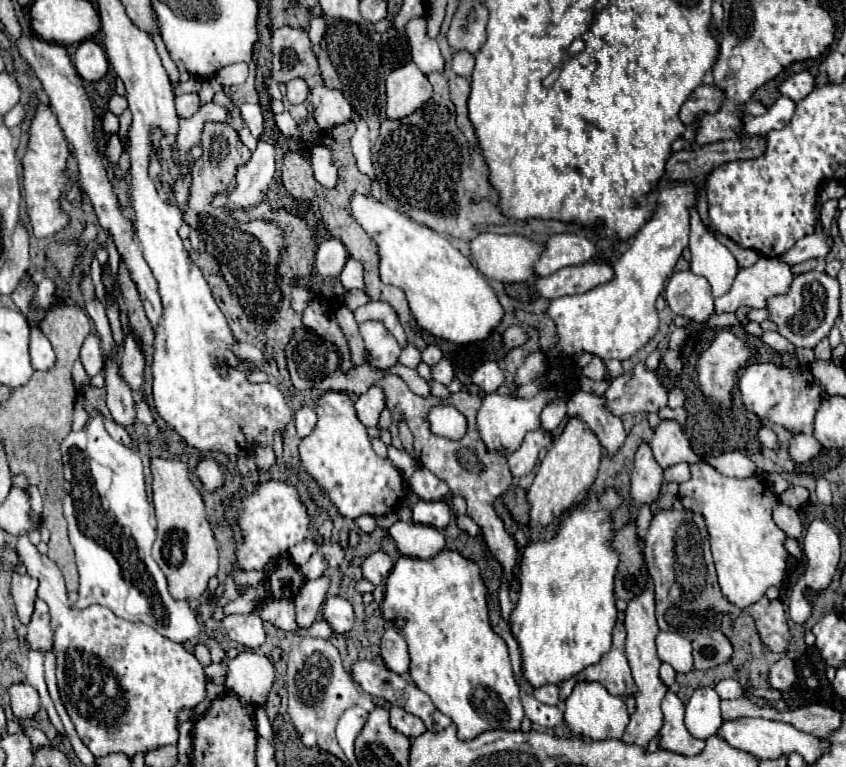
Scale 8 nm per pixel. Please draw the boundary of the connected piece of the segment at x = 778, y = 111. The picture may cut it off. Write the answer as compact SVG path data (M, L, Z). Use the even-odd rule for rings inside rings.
M778 98L762 116L752 116L752 118L744 118L742 120L742 136L750 138L750 136L760 136L760 134L768 134L772 130L780 130L784 128L792 114L794 114L794 102L790 102L790 98Z

